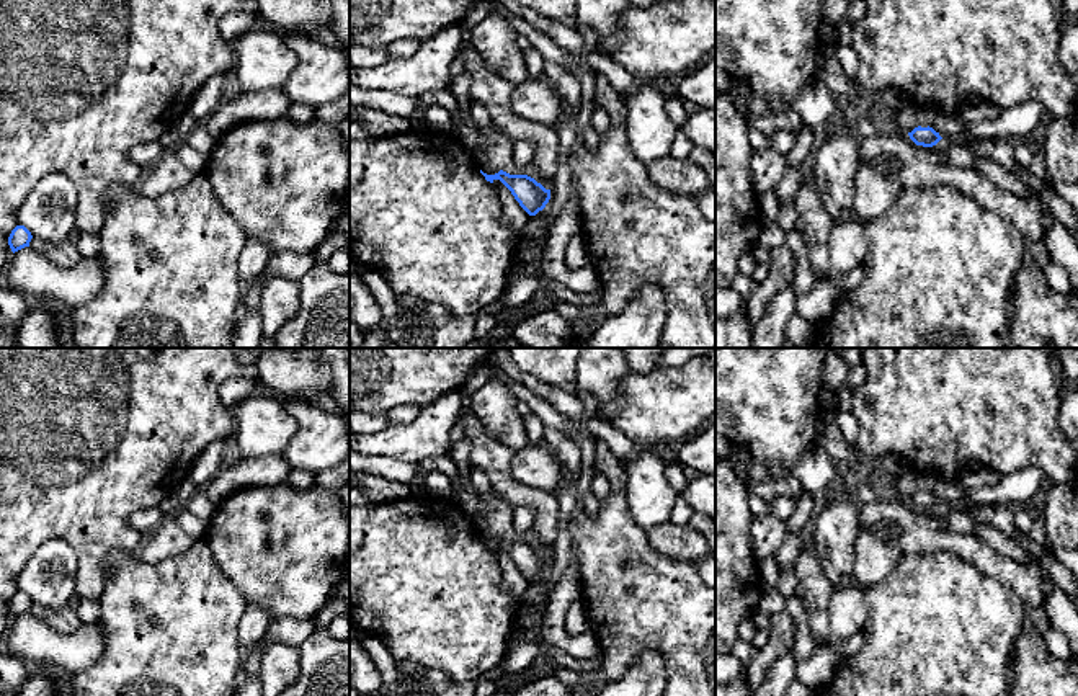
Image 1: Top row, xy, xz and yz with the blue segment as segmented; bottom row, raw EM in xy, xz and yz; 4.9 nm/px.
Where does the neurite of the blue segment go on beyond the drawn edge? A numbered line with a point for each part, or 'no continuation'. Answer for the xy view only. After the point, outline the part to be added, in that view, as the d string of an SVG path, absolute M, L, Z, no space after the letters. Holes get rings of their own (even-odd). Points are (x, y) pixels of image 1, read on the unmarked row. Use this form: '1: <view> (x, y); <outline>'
no continuation

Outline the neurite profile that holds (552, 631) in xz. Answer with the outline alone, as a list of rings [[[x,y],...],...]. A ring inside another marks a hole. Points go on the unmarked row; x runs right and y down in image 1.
[[[570,546],[572,562],[565,570],[562,580],[554,588],[546,603],[546,611],[541,622],[541,642],[544,647],[557,647],[570,655],[588,660],[601,655],[598,640],[591,631],[585,631],[581,636],[568,636],[565,631],[567,609],[575,600],[581,598],[580,590],[580,565],[577,546]]]

